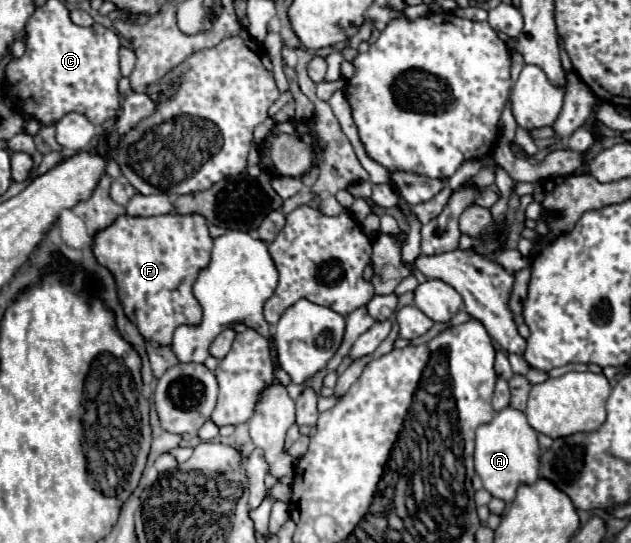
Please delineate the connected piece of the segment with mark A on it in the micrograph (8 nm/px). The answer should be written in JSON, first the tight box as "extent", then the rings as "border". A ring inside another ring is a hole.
{"extent":[475,409,539,503],"border":[[[503,409],[499,411],[491,423],[481,425],[477,429],[477,445],[475,445],[475,471],[483,481],[483,487],[497,499],[511,503],[517,493],[517,485],[521,481],[535,483],[539,479],[539,443],[537,431],[527,423],[523,411]]]}

